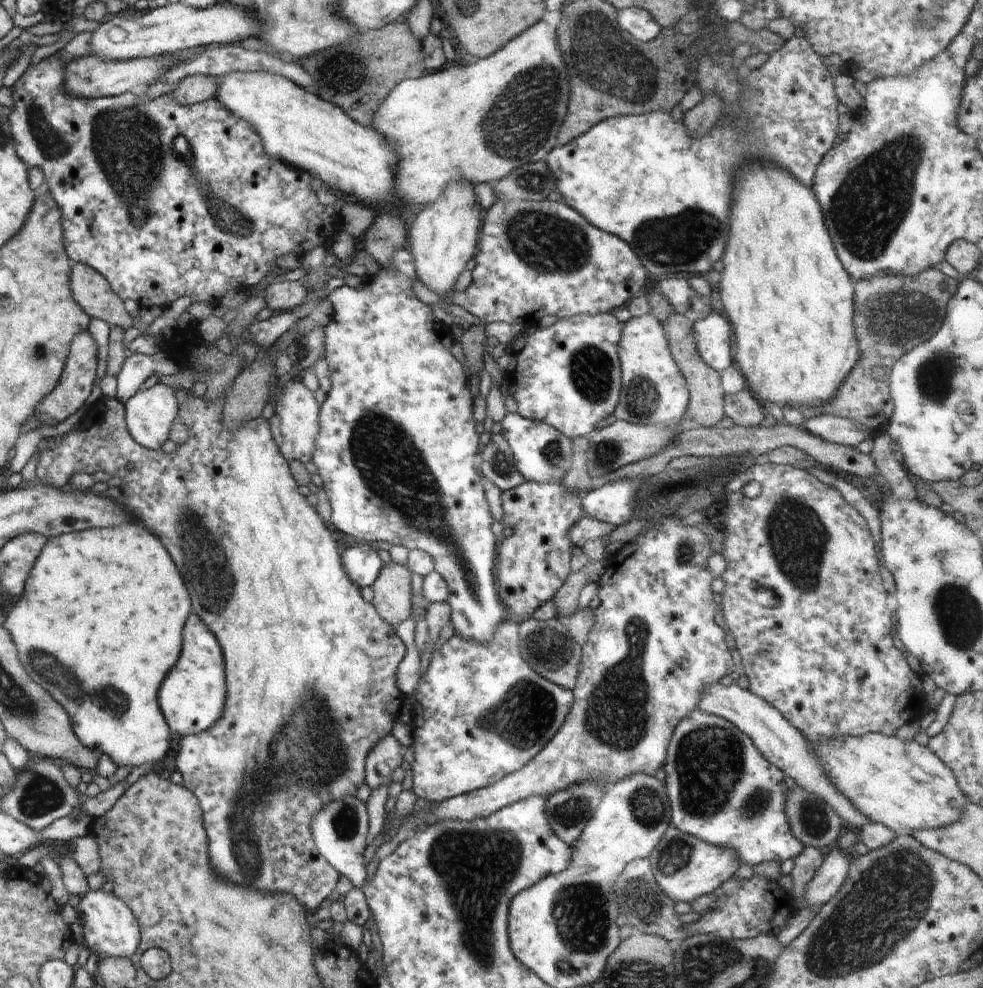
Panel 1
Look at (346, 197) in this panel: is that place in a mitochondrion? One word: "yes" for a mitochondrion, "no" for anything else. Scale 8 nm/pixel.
no

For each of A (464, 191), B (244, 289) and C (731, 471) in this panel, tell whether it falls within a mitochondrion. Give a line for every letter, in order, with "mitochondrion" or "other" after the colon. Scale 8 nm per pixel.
A: other
B: other
C: other

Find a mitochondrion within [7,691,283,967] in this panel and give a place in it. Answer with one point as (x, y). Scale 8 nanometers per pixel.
(40, 795)

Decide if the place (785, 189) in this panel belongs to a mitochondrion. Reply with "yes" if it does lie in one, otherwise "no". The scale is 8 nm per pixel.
no

